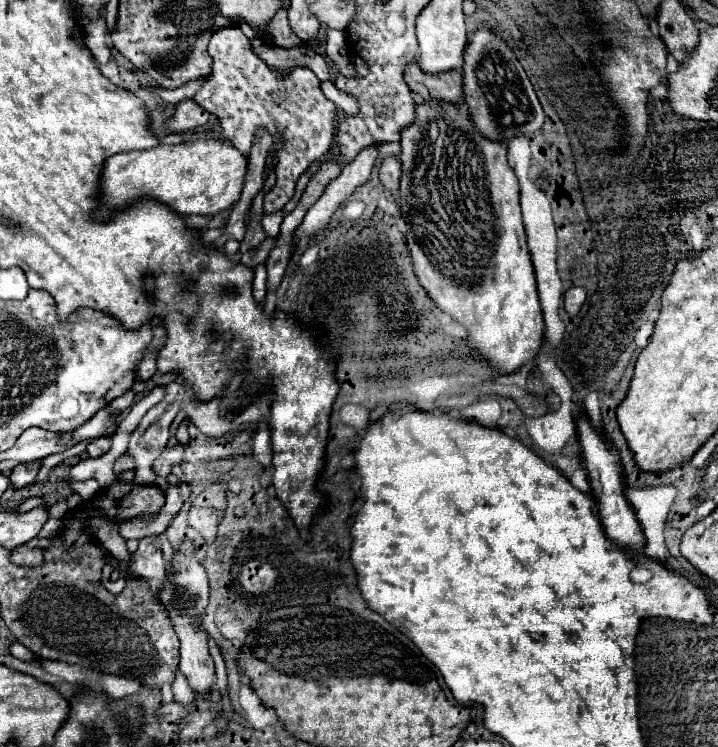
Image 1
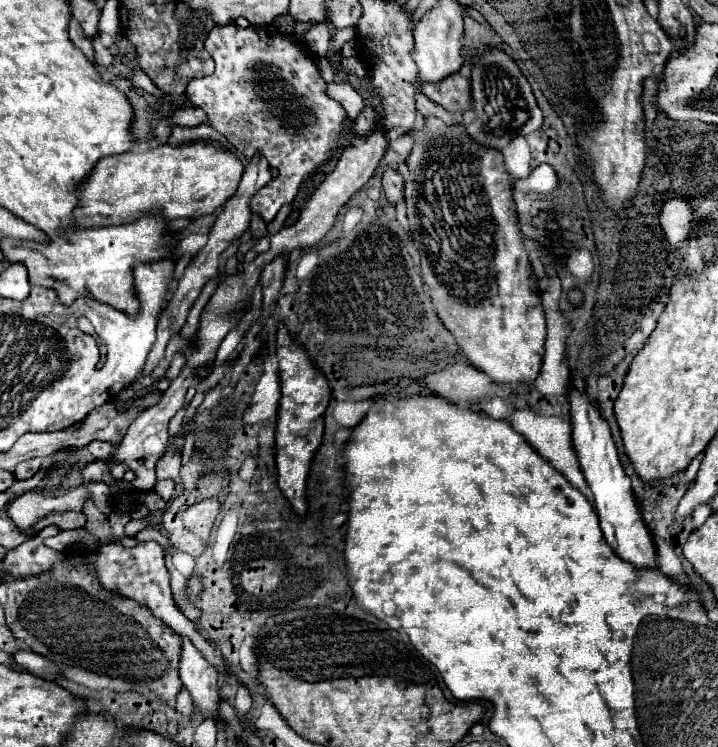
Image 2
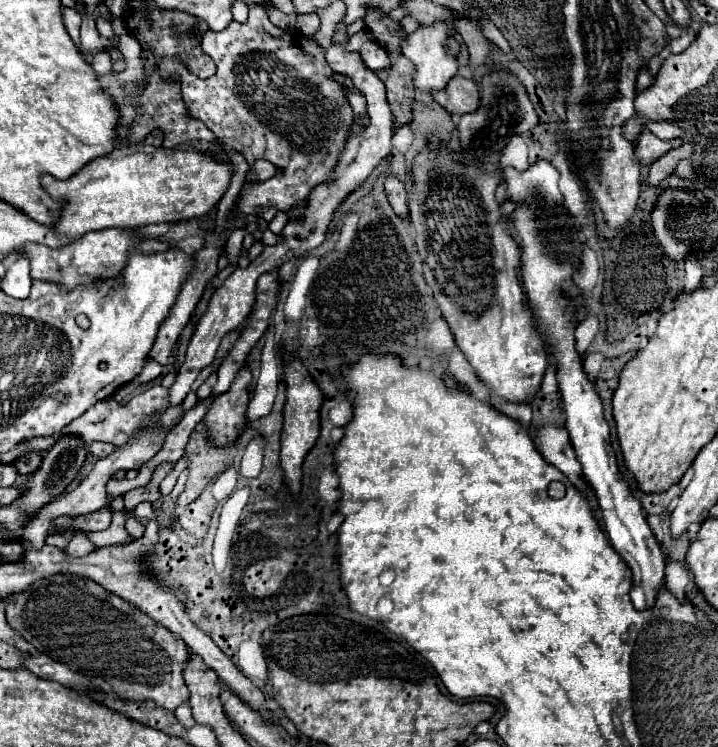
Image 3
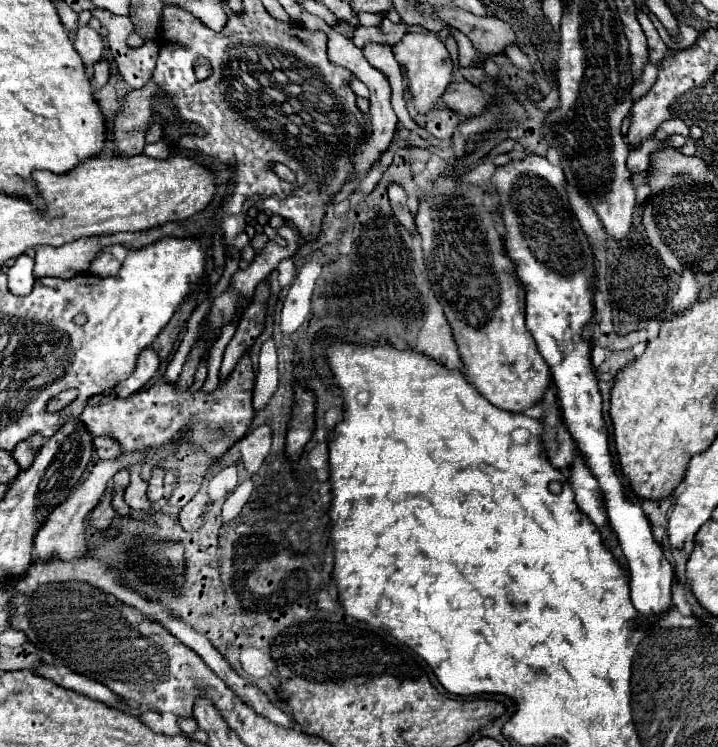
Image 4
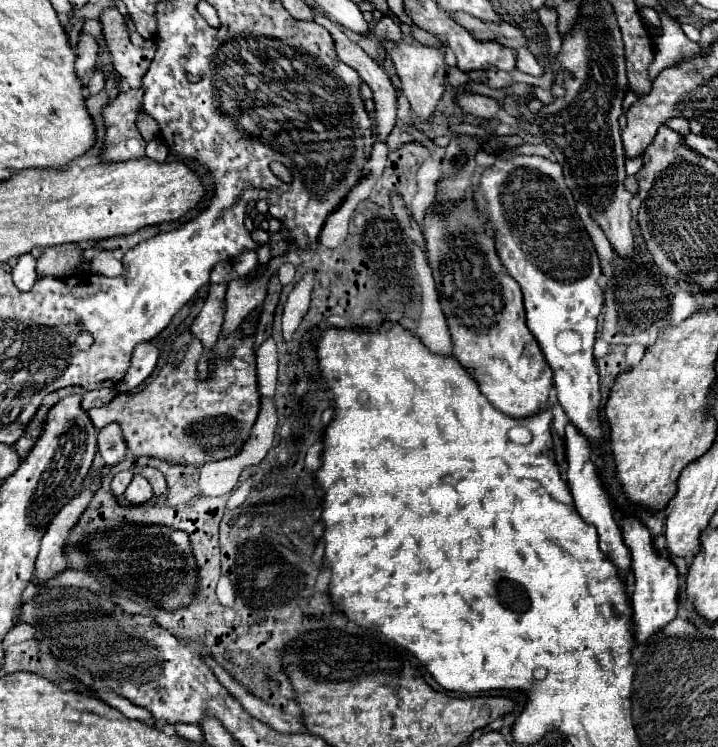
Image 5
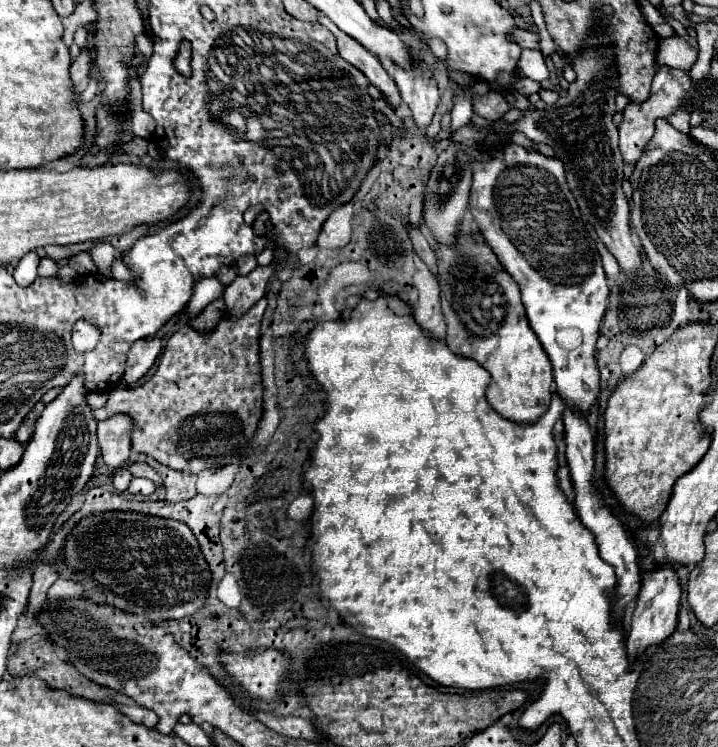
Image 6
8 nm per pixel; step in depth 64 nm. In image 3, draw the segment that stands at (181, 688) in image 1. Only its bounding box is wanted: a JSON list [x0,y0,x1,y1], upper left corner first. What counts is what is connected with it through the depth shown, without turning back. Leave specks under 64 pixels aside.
[176,704,196,730]

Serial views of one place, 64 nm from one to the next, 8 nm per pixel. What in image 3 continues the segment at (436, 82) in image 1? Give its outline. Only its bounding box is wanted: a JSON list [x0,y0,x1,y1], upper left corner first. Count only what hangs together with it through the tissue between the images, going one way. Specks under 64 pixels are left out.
[434,76,480,114]

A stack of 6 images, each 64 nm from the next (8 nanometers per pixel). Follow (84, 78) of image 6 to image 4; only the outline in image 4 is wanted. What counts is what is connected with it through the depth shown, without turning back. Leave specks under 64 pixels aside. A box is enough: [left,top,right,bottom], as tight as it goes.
[74,26,104,74]

